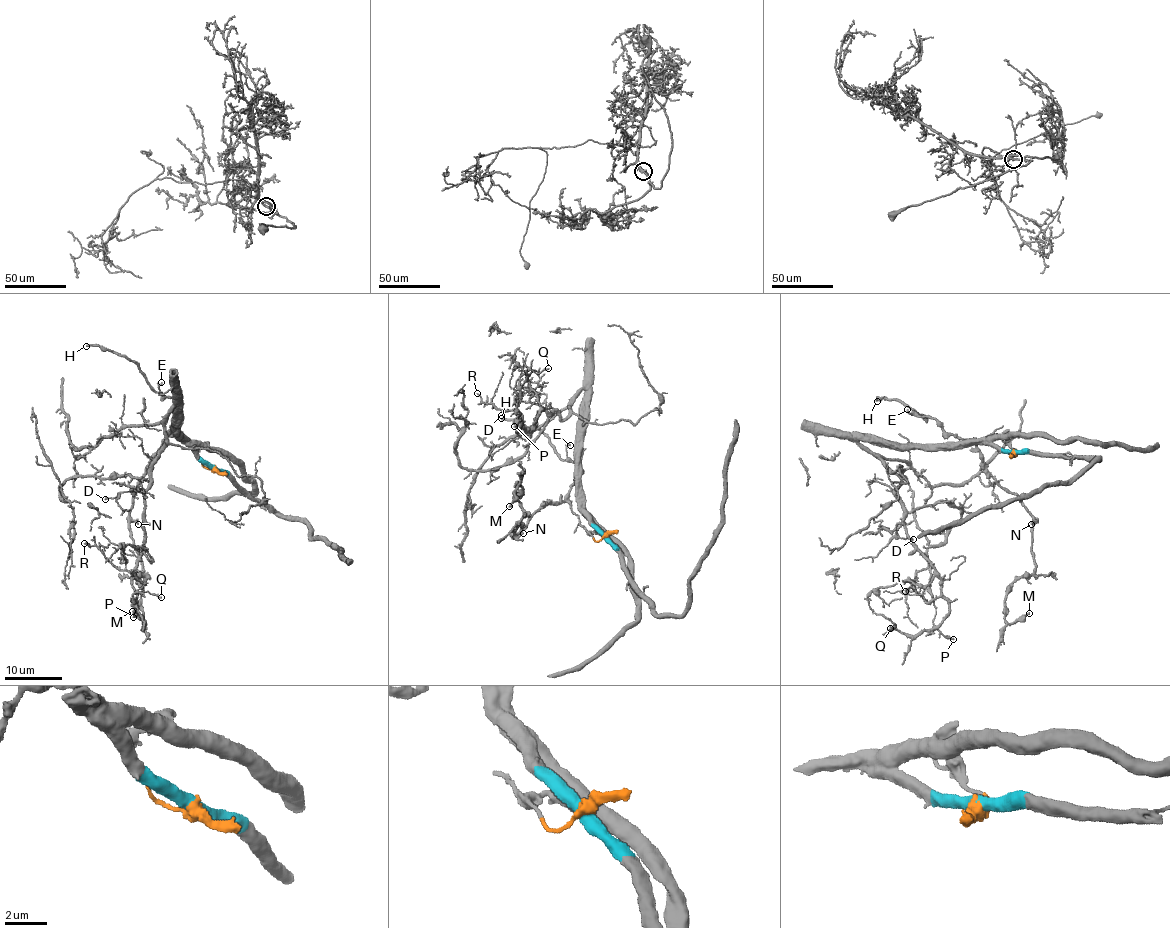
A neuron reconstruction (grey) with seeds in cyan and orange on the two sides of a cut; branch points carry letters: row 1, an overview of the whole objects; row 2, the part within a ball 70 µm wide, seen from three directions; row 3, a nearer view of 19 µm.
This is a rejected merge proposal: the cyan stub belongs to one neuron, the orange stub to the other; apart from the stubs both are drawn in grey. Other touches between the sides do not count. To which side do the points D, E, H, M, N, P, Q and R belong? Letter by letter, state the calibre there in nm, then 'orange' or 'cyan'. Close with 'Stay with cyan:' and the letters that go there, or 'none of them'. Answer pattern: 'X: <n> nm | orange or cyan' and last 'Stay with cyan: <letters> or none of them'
D: 120 nm | cyan
E: 150 nm | orange
H: 240 nm | orange
M: 190 nm | orange
N: 140 nm | orange
P: 240 nm | cyan
Q: 100 nm | cyan
R: 80 nm | cyan
Stay with cyan: D, P, Q, R

